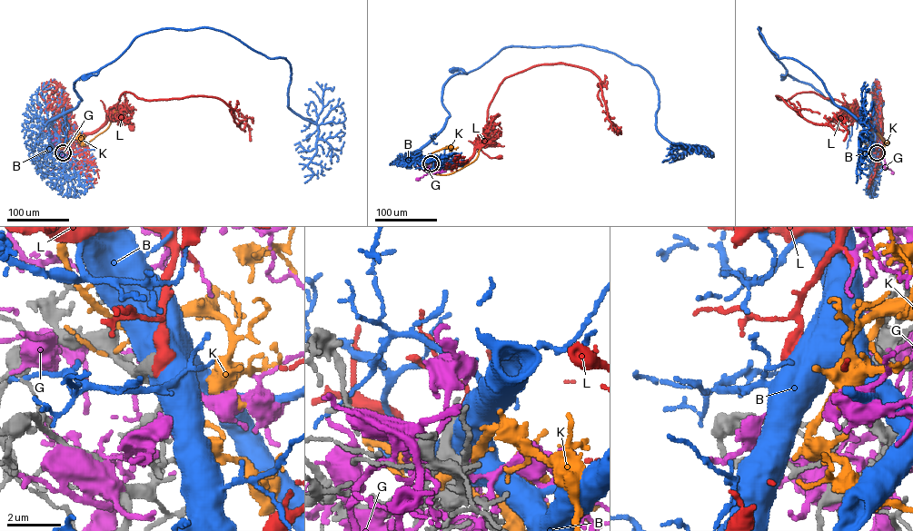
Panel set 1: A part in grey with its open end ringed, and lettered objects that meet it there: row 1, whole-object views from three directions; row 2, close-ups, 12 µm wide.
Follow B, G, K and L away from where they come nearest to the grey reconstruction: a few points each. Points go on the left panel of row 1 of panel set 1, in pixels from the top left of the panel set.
B: (63, 152), (51, 121), (74, 109), (82, 100), (74, 90), (75, 82), (99, 70), (96, 75), (84, 77)
G: (63, 153), (61, 155), (57, 151), (61, 152), (63, 159), (78, 168), (60, 168), (50, 173)
K: (63, 153), (59, 142), (88, 142), (105, 130), (114, 119), (114, 113), (125, 106)
L: (63, 152), (66, 140), (97, 130), (106, 120), (110, 109), (123, 115), (132, 128)

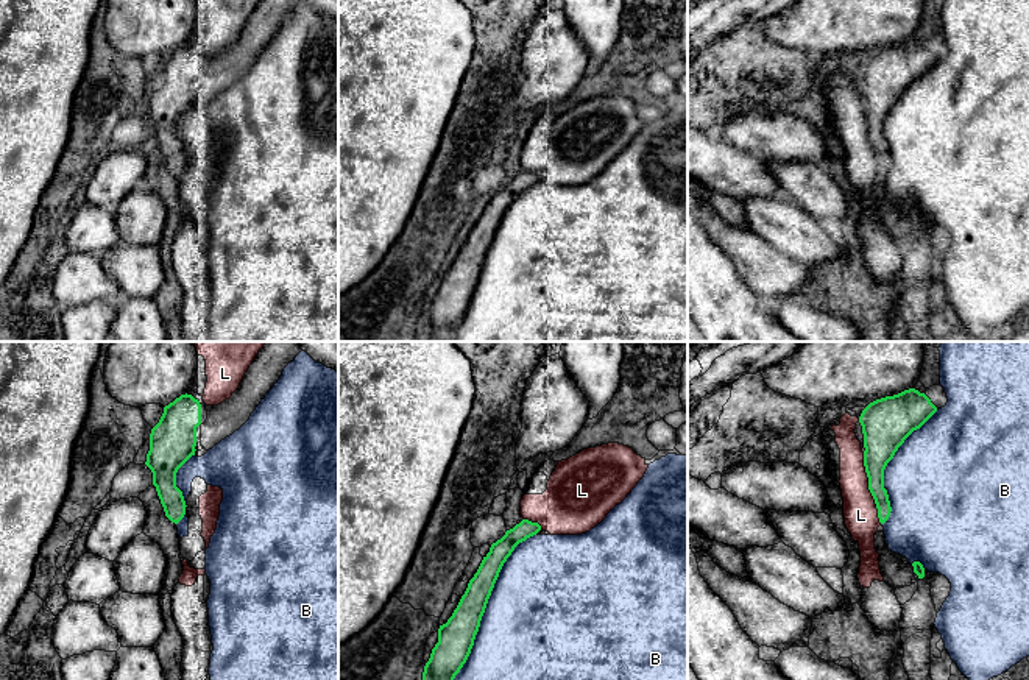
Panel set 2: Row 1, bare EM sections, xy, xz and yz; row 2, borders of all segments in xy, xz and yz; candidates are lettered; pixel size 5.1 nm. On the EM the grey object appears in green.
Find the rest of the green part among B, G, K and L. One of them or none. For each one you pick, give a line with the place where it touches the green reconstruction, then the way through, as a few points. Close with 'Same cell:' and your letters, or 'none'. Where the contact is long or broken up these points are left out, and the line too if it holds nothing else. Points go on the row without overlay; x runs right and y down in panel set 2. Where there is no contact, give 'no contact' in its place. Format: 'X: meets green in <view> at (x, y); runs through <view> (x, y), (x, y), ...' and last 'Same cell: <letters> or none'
Same cell: none

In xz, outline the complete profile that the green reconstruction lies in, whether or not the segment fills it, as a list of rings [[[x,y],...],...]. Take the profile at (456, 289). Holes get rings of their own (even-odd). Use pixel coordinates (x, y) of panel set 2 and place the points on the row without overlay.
[[[522,170],[491,195],[452,267],[438,279],[438,293],[432,299],[423,323],[426,342],[446,342],[454,332],[471,304],[482,267],[504,214],[519,193],[539,181],[538,173]]]

